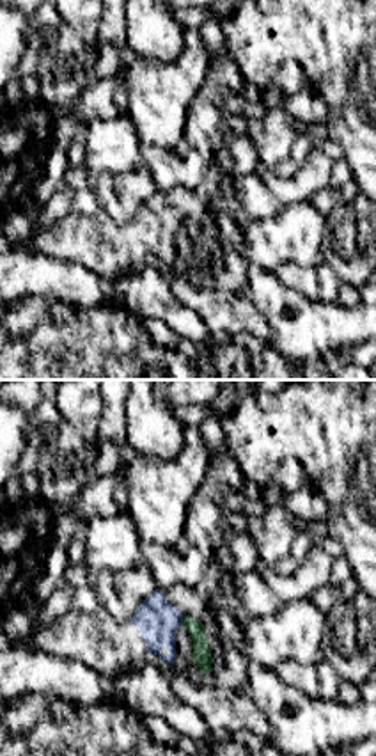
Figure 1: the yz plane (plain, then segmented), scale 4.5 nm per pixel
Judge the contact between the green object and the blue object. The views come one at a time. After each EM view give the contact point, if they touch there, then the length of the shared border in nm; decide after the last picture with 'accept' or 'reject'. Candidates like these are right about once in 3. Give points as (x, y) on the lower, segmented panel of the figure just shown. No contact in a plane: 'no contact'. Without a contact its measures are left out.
meets green at (183, 620); contact 40 nm long

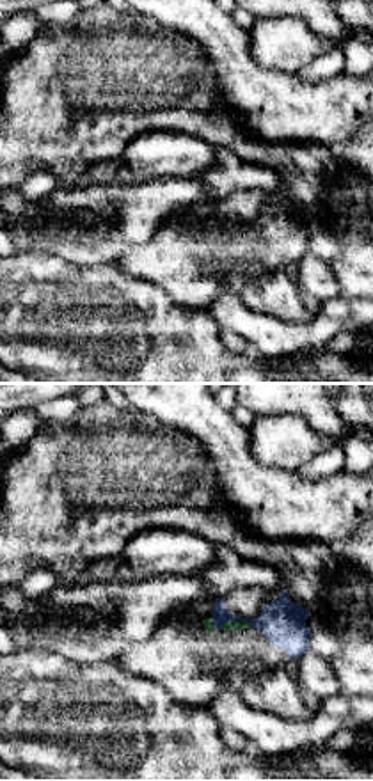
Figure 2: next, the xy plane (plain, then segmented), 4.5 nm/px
meets green at (235, 622); contact 150 nm long

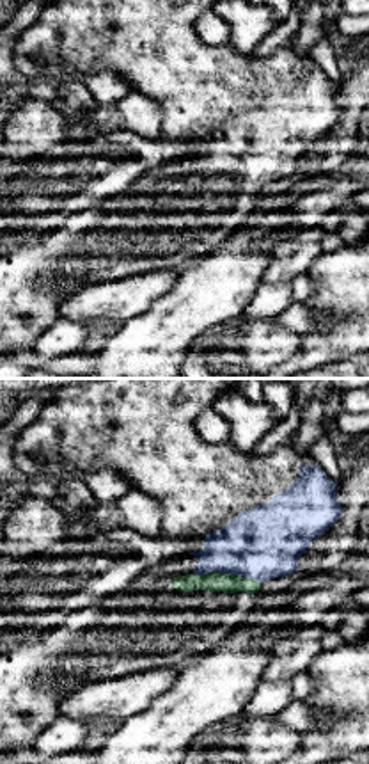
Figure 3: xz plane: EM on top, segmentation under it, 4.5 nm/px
meets green at (211, 572); contact 180 nm long

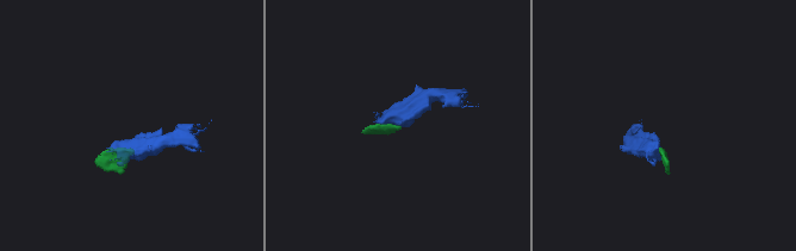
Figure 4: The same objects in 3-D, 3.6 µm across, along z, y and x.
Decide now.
accept

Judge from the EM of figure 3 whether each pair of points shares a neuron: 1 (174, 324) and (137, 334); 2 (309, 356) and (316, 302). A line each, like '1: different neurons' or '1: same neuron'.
1: same neuron
2: same neuron

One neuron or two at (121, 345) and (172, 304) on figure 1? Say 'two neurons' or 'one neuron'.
two neurons

